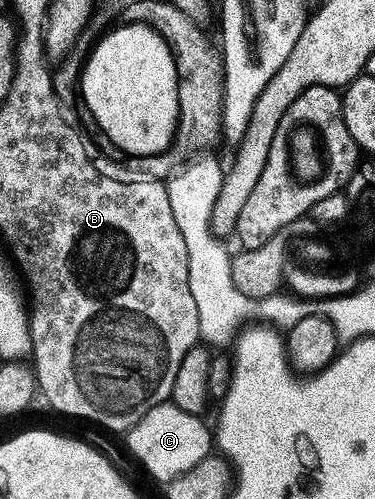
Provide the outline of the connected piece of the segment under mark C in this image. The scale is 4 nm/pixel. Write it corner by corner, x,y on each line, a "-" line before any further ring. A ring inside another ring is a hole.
171,402
147,410
143,418
127,433
129,448
133,456
161,482
168,482
203,462
211,452
211,428
204,424
201,416
187,414

